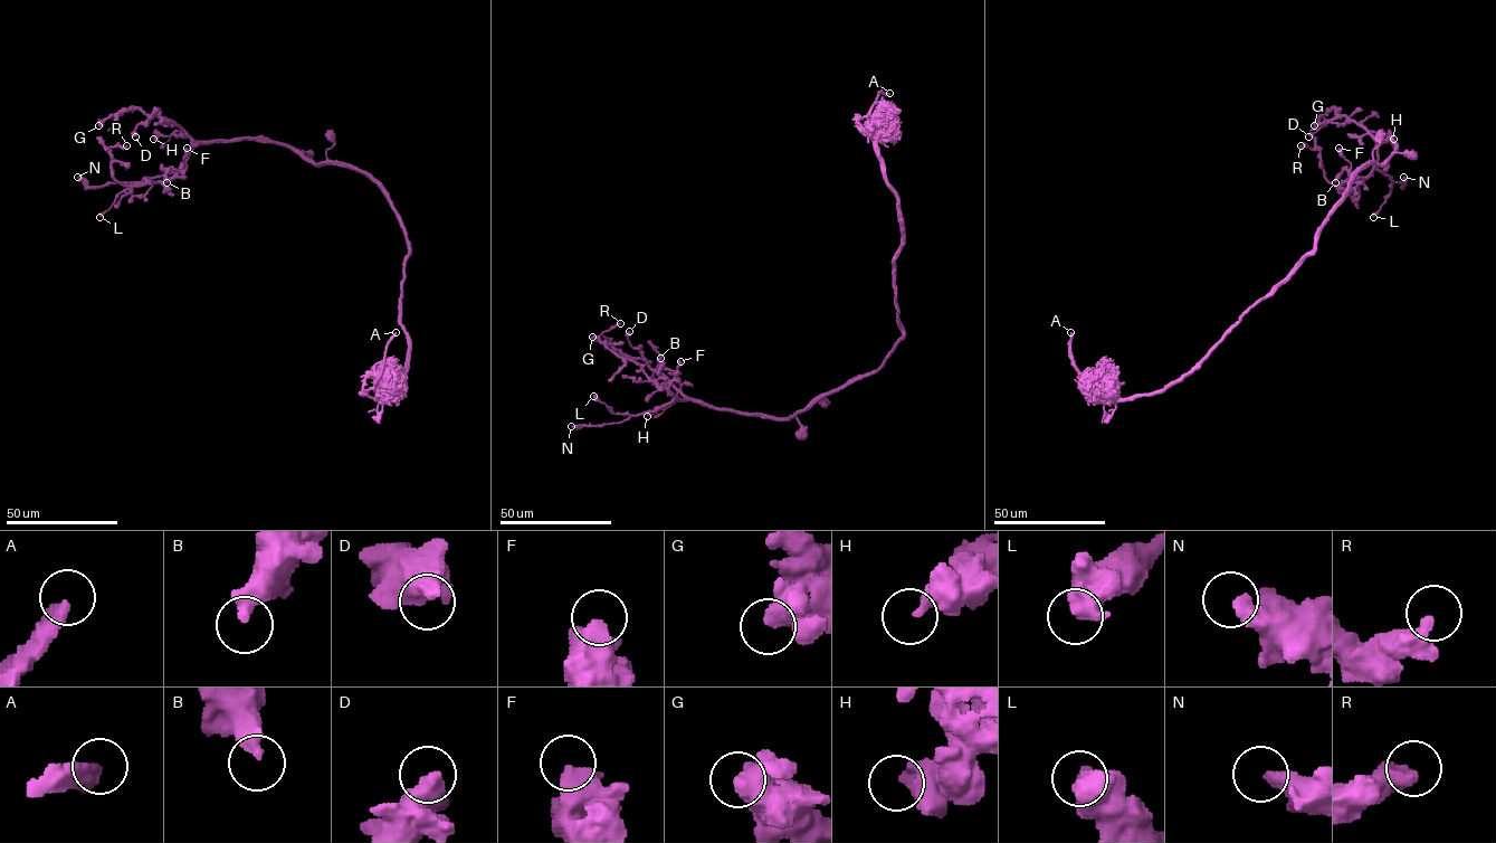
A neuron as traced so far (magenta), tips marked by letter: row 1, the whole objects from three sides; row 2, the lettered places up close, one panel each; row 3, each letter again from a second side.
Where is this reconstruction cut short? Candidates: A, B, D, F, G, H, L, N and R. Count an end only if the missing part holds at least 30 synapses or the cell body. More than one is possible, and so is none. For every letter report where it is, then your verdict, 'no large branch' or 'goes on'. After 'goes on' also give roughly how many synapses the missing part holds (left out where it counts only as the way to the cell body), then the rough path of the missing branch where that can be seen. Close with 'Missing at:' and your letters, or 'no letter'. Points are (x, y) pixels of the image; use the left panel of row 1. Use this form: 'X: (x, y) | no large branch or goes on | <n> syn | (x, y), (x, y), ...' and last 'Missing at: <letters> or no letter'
A: (396, 332) | goes on | (396, 332), (445, 287)
B: (167, 182) | no large branch
D: (135, 136) | no large branch
F: (187, 148) | no large branch
G: (98, 125) | no large branch
H: (153, 139) | no large branch
L: (99, 217) | no large branch
N: (77, 177) | no large branch
R: (126, 145) | no large branch
Missing at: A

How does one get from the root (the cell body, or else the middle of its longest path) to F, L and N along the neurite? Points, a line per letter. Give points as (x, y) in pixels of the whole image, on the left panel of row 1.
F: (388, 200), (363, 173), (314, 163), (288, 148), (255, 140), (194, 145), (175, 177), (184, 173), (187, 148)
L: (388, 200), (348, 167), (275, 143), (215, 140), (194, 145), (178, 170), (131, 185), (99, 217)
N: (388, 200), (363, 173), (248, 140), (194, 145), (178, 170), (137, 182), (92, 187), (77, 177)

